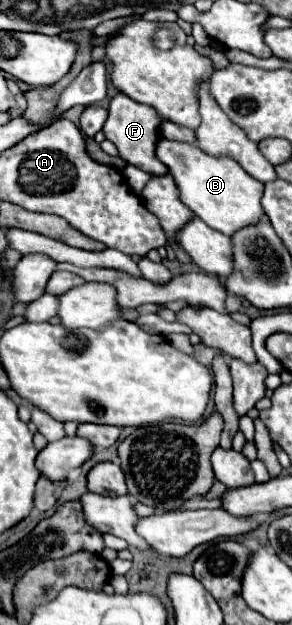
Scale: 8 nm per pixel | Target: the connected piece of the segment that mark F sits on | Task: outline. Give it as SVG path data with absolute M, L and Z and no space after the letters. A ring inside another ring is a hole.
M118 93L112 97L110 105L108 105L108 119L104 123L104 135L108 141L112 141L118 149L118 157L122 157L126 163L150 173L150 175L164 175L168 173L168 169L164 167L164 163L160 163L156 159L156 143L160 139L160 117L156 113L156 109L140 105L136 101L132 101L128 95Z

